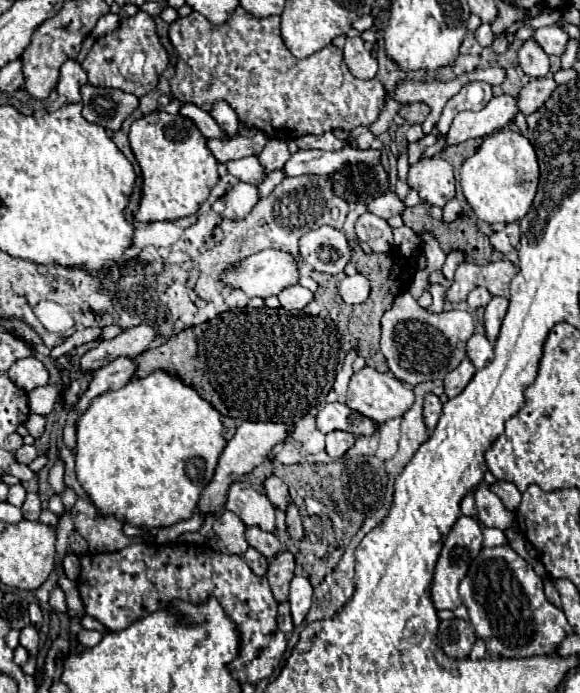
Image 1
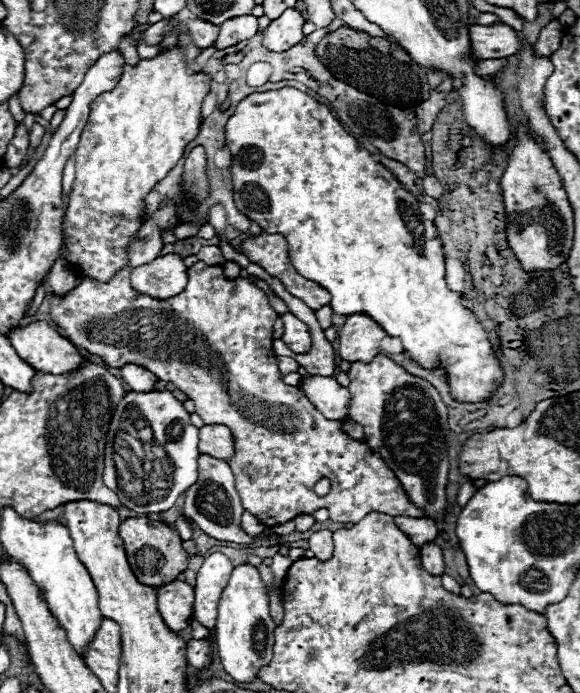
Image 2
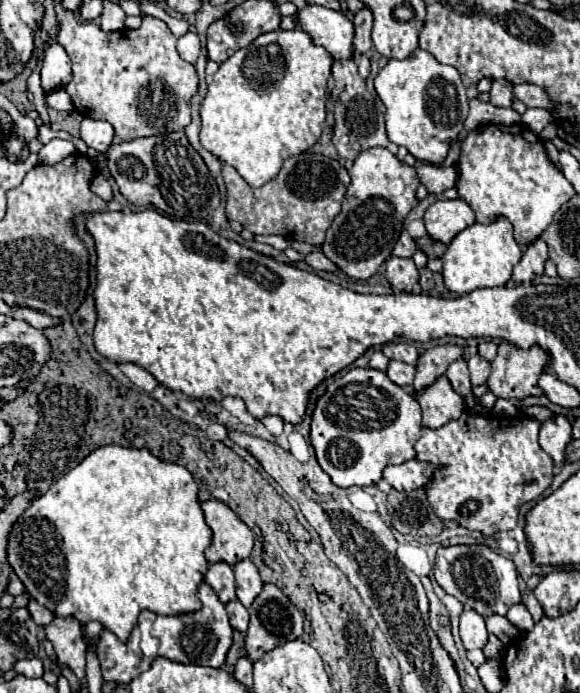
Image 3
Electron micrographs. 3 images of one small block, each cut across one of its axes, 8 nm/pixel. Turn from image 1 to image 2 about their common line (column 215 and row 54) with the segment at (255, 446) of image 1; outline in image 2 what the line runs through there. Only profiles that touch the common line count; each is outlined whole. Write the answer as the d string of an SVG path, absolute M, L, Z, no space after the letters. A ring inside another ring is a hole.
M496 22L492 26L472 24L468 30L470 30L474 58L482 58L482 60L508 58L508 56L516 54L522 46L518 32L502 22Z

